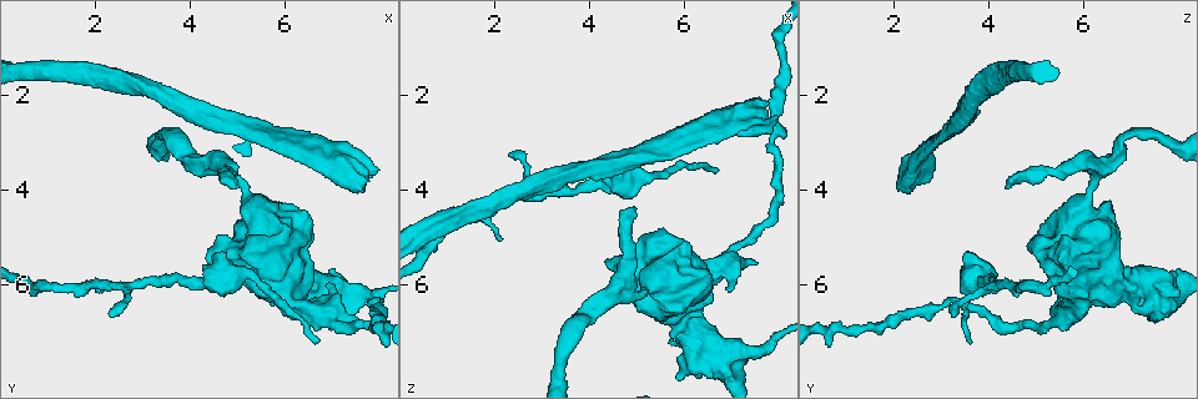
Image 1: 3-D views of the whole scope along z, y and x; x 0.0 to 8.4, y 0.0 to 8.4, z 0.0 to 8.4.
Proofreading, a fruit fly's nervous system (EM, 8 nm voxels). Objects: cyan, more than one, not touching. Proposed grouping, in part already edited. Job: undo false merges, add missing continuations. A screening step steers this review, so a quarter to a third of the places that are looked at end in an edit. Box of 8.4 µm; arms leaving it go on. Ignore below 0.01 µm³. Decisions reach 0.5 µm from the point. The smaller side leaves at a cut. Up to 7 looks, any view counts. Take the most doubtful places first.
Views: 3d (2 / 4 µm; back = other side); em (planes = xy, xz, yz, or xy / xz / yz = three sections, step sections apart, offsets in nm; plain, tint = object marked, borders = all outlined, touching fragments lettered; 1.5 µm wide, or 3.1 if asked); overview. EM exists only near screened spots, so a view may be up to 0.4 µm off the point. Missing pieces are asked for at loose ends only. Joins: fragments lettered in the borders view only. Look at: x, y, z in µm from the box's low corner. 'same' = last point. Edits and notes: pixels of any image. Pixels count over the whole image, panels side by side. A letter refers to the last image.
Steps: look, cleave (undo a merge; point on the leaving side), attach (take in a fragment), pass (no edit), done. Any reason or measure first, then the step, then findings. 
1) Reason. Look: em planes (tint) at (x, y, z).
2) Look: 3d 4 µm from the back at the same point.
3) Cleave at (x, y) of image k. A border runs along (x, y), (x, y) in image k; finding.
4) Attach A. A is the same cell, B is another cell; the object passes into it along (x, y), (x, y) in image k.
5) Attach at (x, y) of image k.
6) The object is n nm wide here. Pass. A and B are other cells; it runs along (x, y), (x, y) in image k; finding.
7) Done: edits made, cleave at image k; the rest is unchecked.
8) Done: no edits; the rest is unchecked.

An open end. Look: 3d 4 µm at (7.65, 3.95, 2.10).

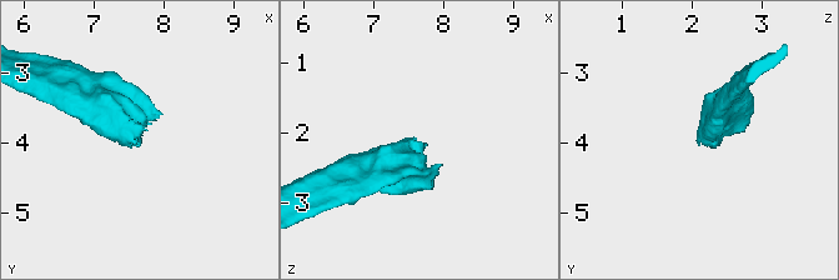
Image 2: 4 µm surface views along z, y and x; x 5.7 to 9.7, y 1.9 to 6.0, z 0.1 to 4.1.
Look: em planes (borders) at (7.60, 4.00, 2.10).

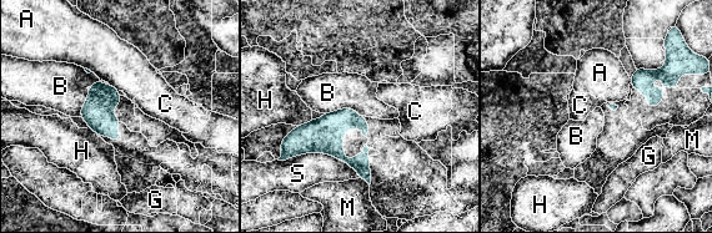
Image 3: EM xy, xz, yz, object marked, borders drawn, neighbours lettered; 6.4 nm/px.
The longest contact is with S, 480 nm. Pass. A, B, C, G, H, M and S are other cells; a border runs along (99, 79), (86, 87), (80, 116) in image 3; none of them fits.

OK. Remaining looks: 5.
Free end. Look: 3d 2 µm at (5.00, 3.95, 4.45).

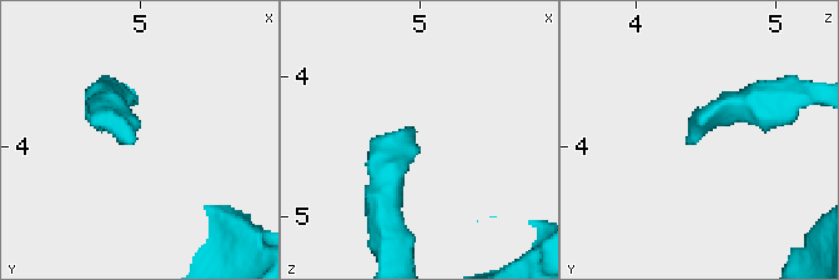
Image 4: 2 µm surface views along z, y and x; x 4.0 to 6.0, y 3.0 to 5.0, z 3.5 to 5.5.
Look: em yz step 8 (borders) at (4.96, 3.96, 4.38).

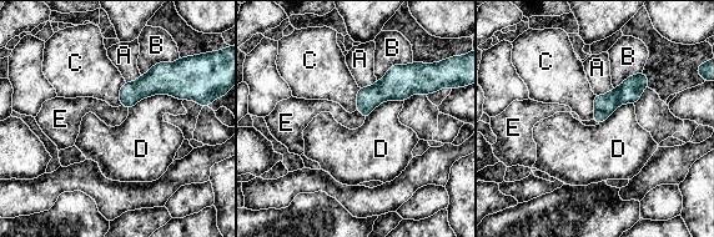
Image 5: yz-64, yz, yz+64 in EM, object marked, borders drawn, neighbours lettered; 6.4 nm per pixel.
Look: em planes (borders) at the same point.

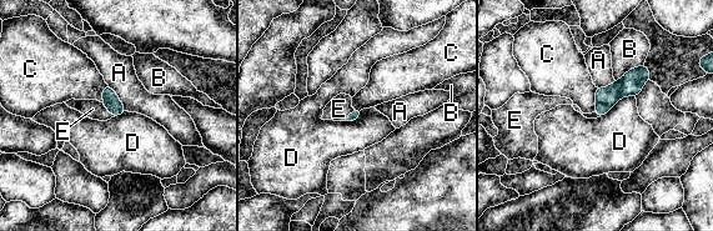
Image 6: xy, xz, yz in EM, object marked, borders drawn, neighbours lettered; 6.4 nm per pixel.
Attach E. E is the same cell, A, B, C and D are other cells; the object passes into it along (111, 101), (108, 109), (93, 109) in image 6; it goes on there.

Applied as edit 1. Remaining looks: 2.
Free end. Look: em planes (borders) at (2.30, 6.70, 3.20).

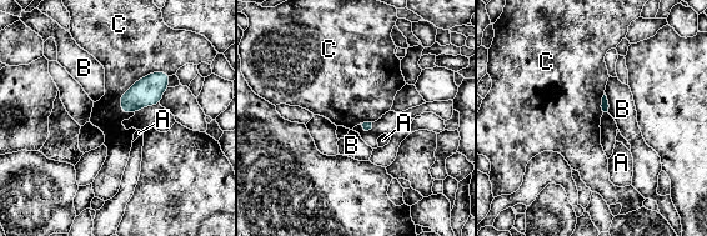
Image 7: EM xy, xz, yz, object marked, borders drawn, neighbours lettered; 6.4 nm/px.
Pass. A, B and C are other cells; a border runs along (170, 75), (138, 79), (120, 109) in image 7; none of them fits.

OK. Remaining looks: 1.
Done: edits made, attach at image 6; the rest is unchecked.

